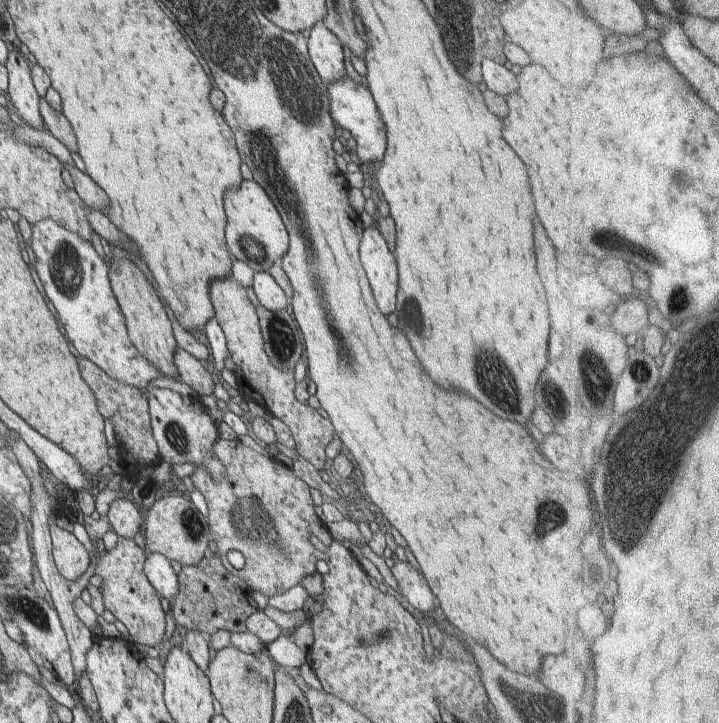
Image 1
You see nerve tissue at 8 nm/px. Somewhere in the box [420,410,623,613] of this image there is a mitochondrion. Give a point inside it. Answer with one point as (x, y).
(544, 521)

